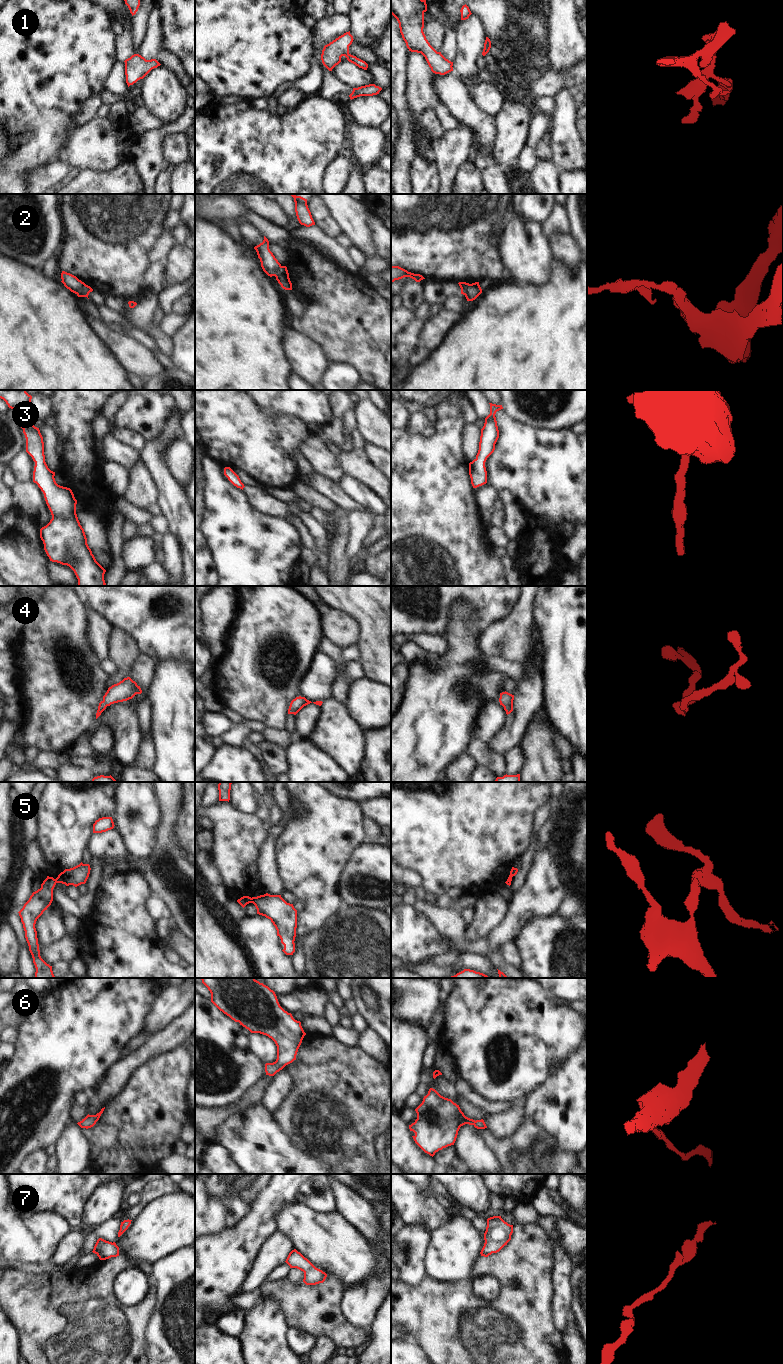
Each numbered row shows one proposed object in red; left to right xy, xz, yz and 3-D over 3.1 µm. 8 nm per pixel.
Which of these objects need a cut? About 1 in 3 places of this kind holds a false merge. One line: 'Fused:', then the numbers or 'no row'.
Fused: 2, 5

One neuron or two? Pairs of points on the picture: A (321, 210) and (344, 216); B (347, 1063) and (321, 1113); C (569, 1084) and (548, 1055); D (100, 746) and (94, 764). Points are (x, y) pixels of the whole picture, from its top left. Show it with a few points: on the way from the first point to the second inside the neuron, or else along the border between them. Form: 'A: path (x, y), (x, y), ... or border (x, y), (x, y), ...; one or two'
A: border (326, 204), (332, 216), (340, 224), (343, 234); two
B: path (347, 1075), (345, 1084), (329, 1101); one
C: border (574, 1051), (553, 1066), (547, 1078), (541, 1084); two
D: border (98, 754), (113, 755); two

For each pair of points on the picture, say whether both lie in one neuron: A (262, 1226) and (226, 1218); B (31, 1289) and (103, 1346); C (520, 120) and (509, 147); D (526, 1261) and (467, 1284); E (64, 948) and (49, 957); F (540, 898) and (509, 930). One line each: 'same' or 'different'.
A: different
B: same
C: same
D: same
E: same
F: same

